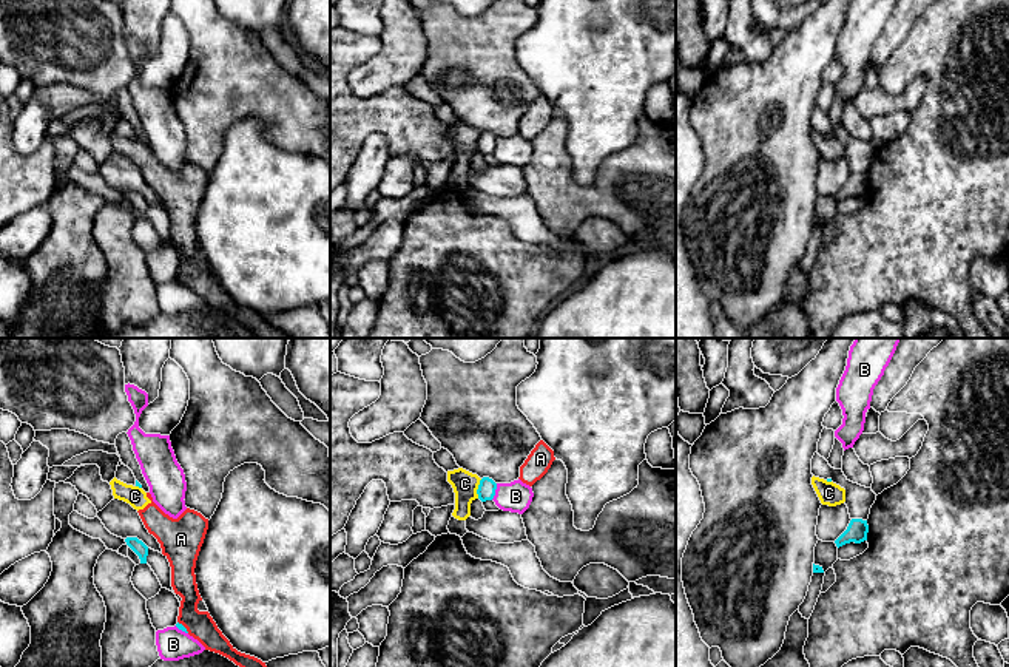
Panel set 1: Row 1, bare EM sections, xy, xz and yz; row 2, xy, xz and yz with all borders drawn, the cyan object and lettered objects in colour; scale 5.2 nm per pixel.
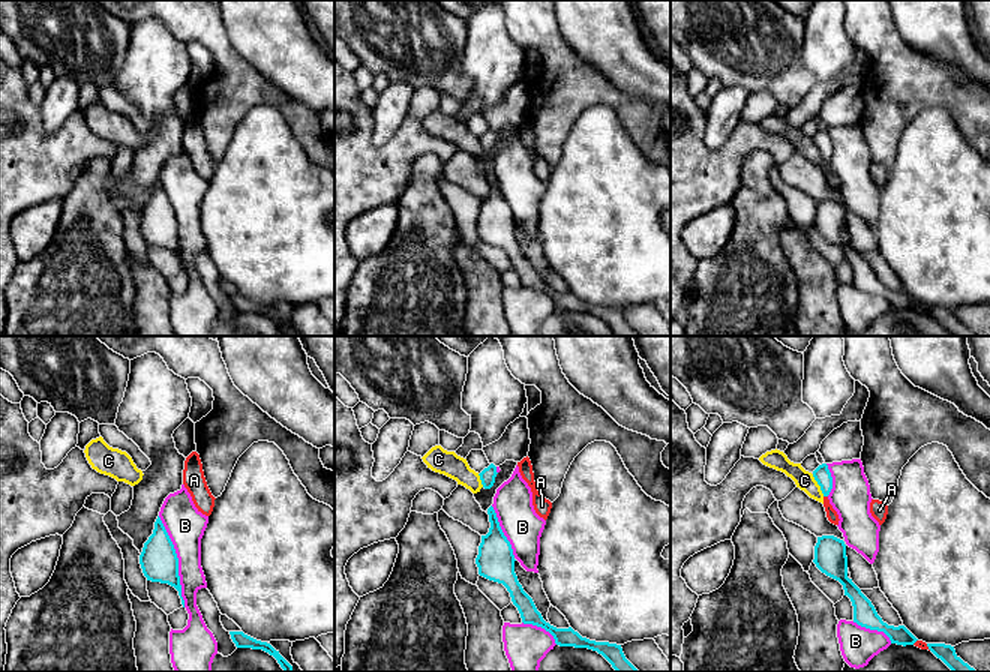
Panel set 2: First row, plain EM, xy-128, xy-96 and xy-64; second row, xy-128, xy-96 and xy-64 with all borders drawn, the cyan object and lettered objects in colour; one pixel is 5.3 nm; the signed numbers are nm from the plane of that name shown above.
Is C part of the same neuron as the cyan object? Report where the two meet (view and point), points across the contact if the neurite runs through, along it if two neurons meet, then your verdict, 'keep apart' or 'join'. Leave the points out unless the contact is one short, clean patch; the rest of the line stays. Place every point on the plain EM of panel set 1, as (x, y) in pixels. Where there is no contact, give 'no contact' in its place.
xz (479, 142) | along xz (482, 133), (477, 152) | keep apart

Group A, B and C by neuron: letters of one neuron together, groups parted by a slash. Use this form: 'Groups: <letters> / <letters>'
Groups: A C / B

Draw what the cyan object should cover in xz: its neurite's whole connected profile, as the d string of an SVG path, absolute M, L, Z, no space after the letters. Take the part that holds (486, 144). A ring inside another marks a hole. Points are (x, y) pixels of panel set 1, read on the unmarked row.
M483 131L477 144L478 153L481 156L492 154L495 150L495 144L497 137L489 131Z

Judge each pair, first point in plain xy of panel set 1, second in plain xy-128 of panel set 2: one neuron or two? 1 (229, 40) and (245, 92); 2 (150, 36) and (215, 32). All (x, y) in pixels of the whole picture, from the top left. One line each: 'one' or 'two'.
1: one
2: two

